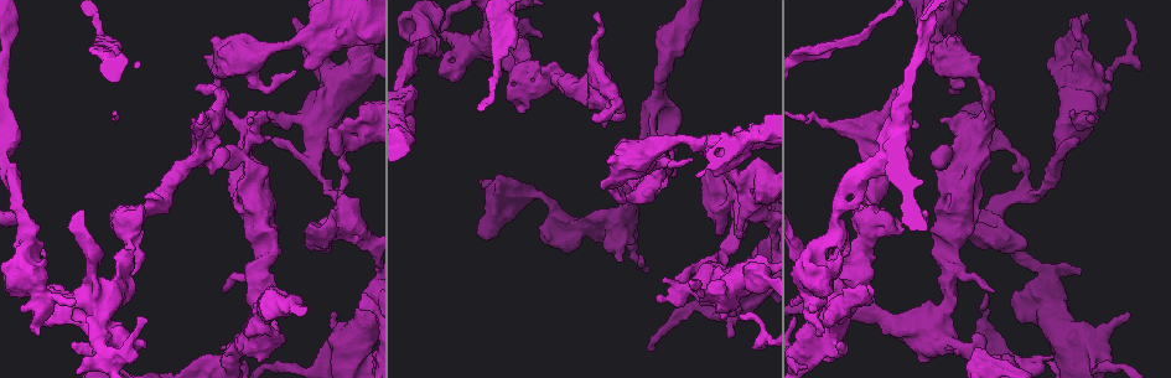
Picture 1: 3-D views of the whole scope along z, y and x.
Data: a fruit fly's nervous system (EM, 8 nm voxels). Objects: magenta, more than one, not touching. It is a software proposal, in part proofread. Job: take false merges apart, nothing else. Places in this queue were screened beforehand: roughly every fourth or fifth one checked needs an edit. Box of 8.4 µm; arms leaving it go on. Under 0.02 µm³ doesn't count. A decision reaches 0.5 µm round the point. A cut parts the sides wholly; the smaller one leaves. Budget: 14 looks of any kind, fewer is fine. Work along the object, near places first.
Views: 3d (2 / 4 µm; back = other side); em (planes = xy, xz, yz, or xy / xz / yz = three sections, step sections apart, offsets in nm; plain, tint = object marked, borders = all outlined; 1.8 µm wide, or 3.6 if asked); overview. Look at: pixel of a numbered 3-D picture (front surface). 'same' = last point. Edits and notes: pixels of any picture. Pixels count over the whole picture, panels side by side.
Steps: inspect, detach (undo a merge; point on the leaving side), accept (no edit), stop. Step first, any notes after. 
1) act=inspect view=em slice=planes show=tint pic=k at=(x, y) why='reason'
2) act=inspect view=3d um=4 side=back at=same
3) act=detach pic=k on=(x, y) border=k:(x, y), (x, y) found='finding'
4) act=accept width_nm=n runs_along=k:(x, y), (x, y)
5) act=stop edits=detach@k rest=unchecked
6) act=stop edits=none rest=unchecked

act=inspect view=3d um=4 pic=1 at=(943, 314) why='four arms meet'

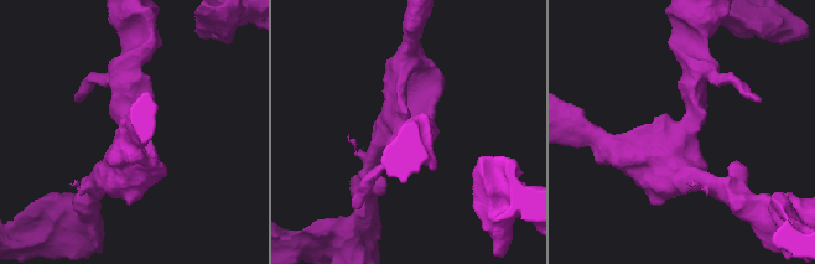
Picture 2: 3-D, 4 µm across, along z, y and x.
act=inspect view=em slice=planes show=tint pic=2 at=(685, 138) why='shape alone is not enough'

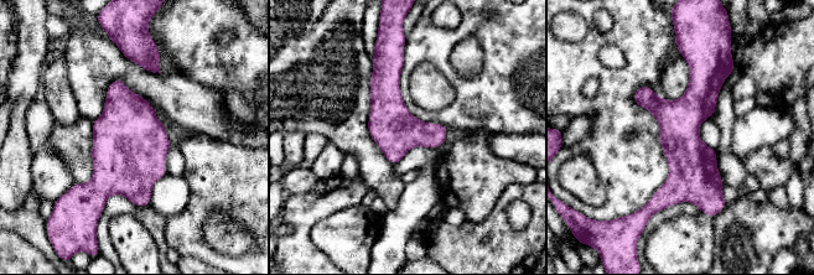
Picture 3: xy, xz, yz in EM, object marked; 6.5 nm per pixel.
act=accept arms=4 runs_along=3:(691, 62), (683, 180), (659, 206) found='one neuron here'

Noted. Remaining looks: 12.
act=inspect view=3d um=4 side=back pic=1 at=(982, 354) why='sharp bend'

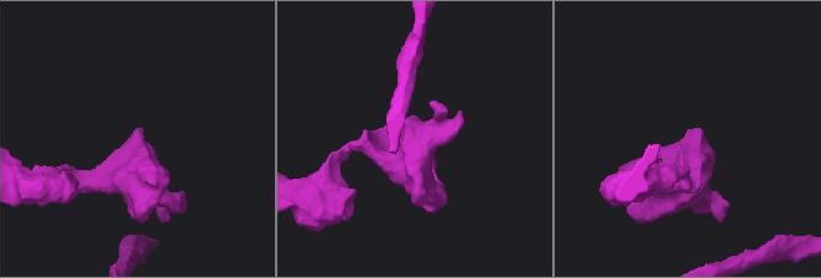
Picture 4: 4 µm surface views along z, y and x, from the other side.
act=inspect view=em slice=xz step=8 show=tint pic=4 at=(691, 136)

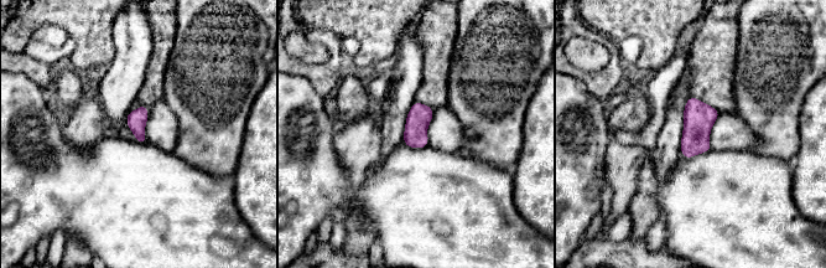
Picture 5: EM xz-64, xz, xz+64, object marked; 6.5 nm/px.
act=inspect view=em slice=planes show=borders at=same why='another direction'

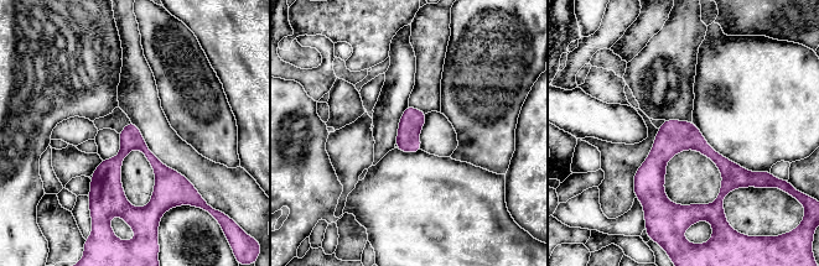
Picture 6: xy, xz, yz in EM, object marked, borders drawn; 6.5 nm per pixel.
act=accept runs_along=6:(667, 123), (657, 193), (680, 210) found='one neuron here'

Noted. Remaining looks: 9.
act=inspect view=em slice=xz step=4 show=tint pic=1 at=(815, 321)

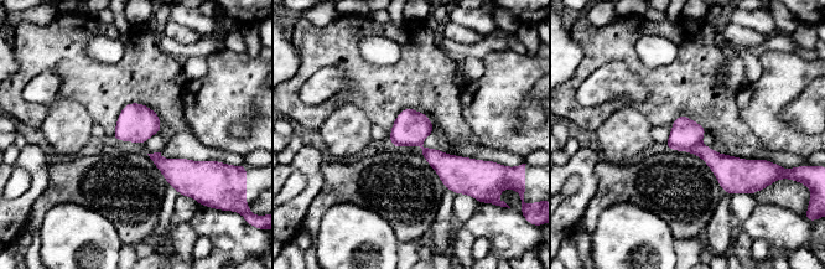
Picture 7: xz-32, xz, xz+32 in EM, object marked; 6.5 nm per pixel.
act=inspect view=em slice=planes show=borders at=same why='another direction'

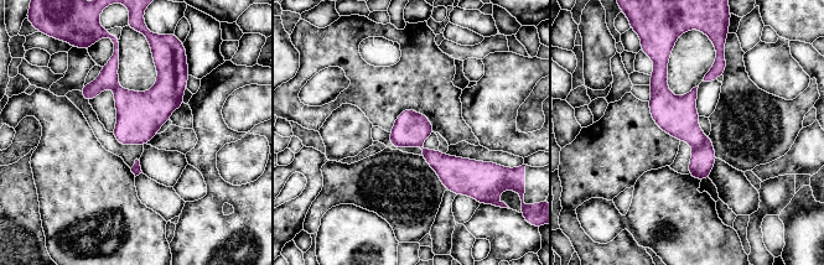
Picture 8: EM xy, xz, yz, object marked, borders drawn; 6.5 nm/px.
act=detach pic=8 on=(678, 117) found='two neurons meet here'

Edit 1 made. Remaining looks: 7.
act=inspect view=overview

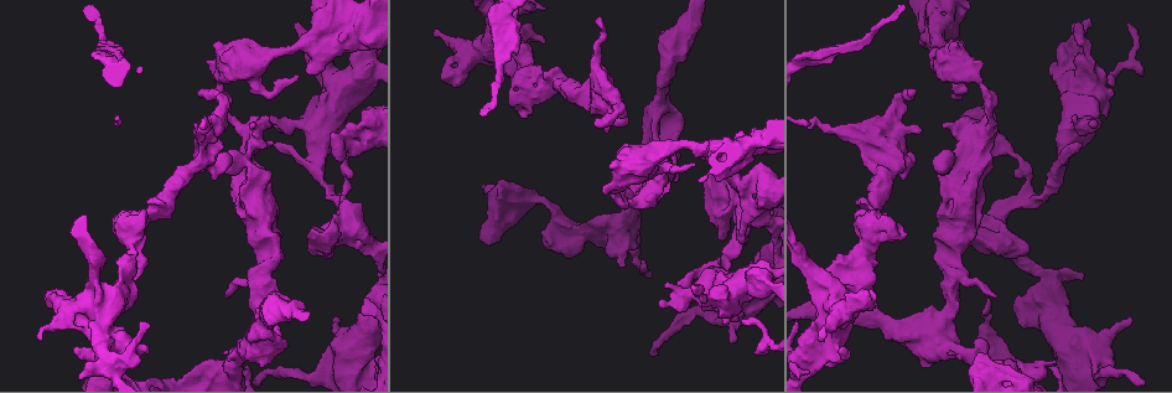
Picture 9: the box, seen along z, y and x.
act=inspect view=3d um=4 pic=9 at=(355, 147) why='small branch off a trunk'

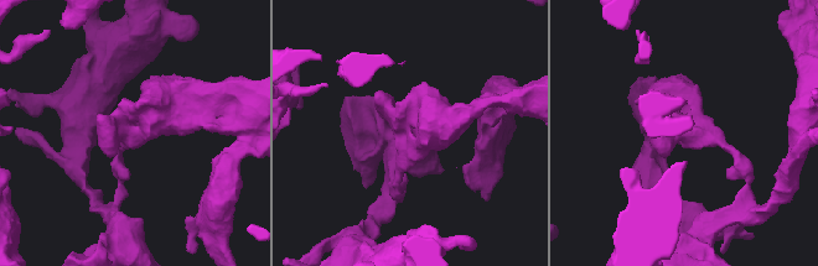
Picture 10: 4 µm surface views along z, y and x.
act=inspect view=em slice=xy step=4 show=tint pic=10 at=(686, 135) why='shape alone is not enough'

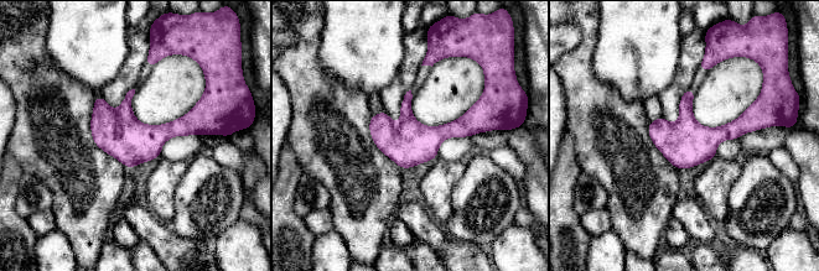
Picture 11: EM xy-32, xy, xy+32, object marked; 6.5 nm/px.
act=inspect view=em slice=planes show=tint at=same

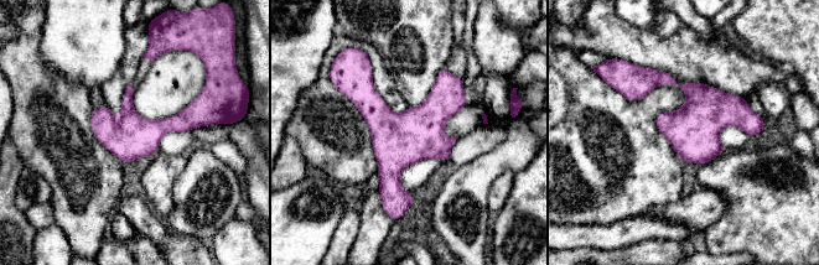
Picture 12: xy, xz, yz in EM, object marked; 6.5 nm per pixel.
act=accept runs_along=12:(444, 72), (444, 102), (393, 154), (403, 207) found='all the same neuron'

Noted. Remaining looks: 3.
act=inspect view=em slice=planes show=tint pic=9 at=(628, 153) why='thick turns thin'

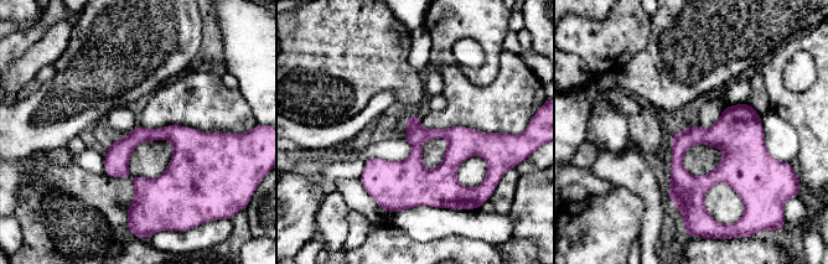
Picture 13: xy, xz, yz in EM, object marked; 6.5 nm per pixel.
act=accept found='one neuron here'

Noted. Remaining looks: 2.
act=inspect view=3d um=4 pic=9 at=(756, 285) why='calibre changes'

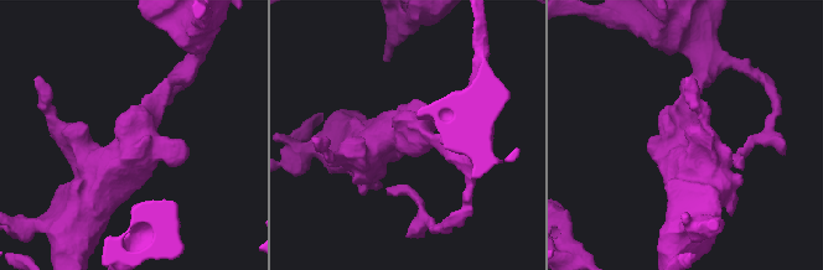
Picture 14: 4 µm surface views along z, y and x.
act=inspect view=em um=3.6 slice=planes show=tint pic=14 at=(407, 135)

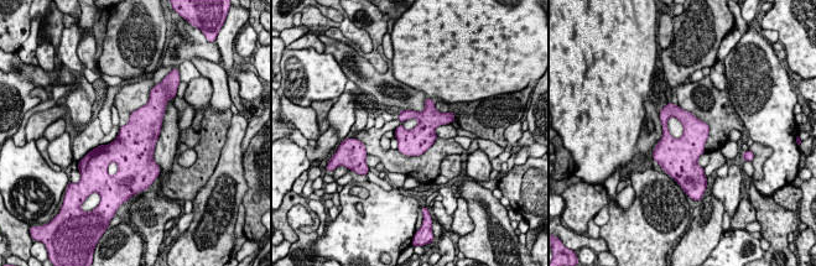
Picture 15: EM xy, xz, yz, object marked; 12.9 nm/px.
act=accept found='continuous, no second neuron'

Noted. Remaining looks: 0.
act=stop edits=detach@8 rest=unchecked

